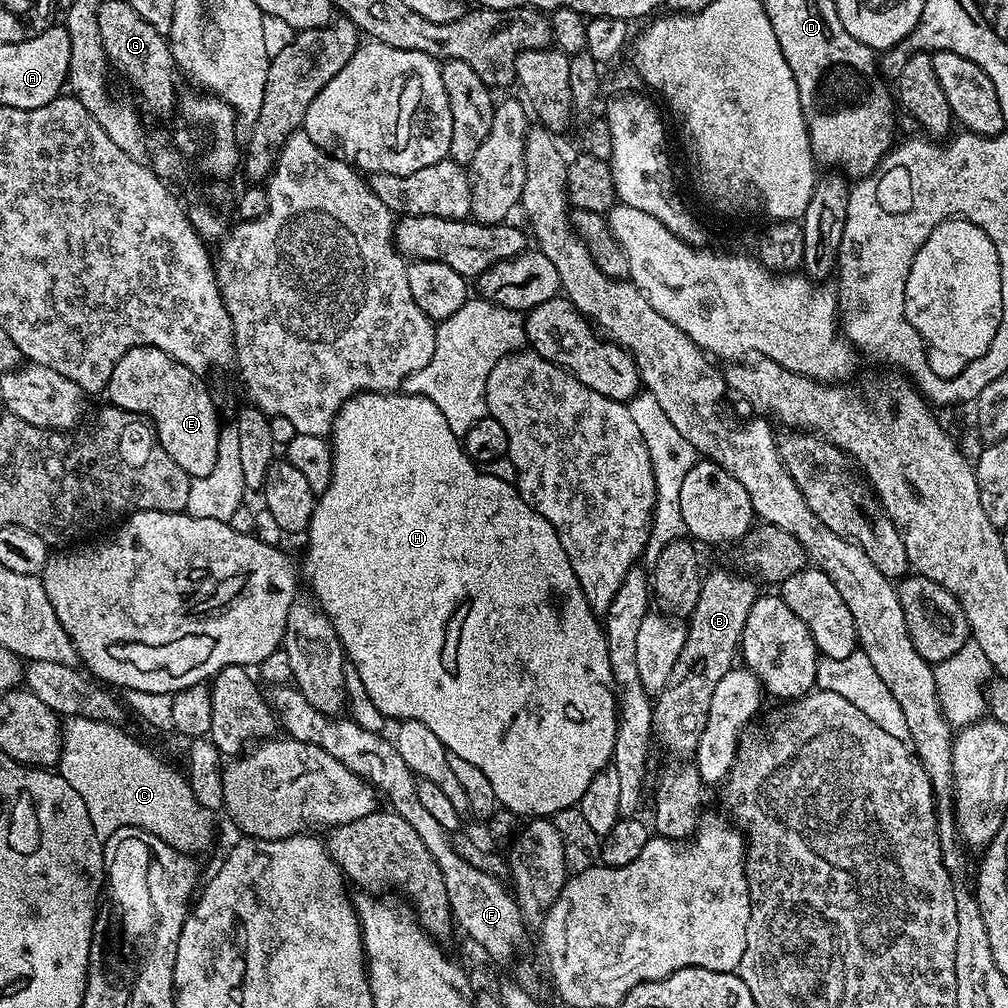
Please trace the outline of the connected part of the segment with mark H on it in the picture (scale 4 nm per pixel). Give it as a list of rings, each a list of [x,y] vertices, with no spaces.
[[[400,390],[395,392],[360,392],[356,396],[351,396],[340,407],[330,433],[330,479],[327,481],[326,487],[328,489],[324,493],[322,491],[319,493],[316,509],[311,522],[308,524],[306,533],[308,553],[304,556],[304,572],[308,575],[309,582],[312,583],[313,593],[311,592],[311,595],[320,605],[320,609],[332,619],[336,637],[343,644],[347,659],[351,663],[352,660],[356,663],[353,664],[354,670],[362,678],[362,684],[366,686],[366,692],[370,694],[370,700],[378,706],[380,713],[386,718],[392,719],[393,716],[393,721],[396,722],[417,720],[430,726],[430,730],[434,730],[434,734],[438,734],[438,738],[449,752],[458,754],[458,758],[466,758],[466,762],[474,762],[474,766],[478,766],[482,770],[482,774],[486,774],[486,778],[490,778],[490,786],[494,786],[497,805],[509,810],[517,817],[551,818],[558,810],[579,805],[591,780],[610,764],[612,758],[618,715],[616,707],[617,684],[610,668],[610,654],[606,644],[604,625],[598,619],[597,613],[593,612],[592,607],[588,605],[586,593],[582,590],[582,586],[574,574],[574,566],[570,566],[570,558],[566,558],[566,550],[562,550],[562,542],[558,538],[554,526],[550,526],[550,522],[546,522],[546,518],[542,518],[542,514],[538,514],[521,498],[520,490],[515,483],[508,483],[502,478],[496,478],[493,474],[484,472],[481,465],[477,464],[475,460],[471,460],[467,450],[464,449],[461,437],[456,436],[454,430],[450,430],[450,422],[446,422],[446,414],[442,414],[442,410],[438,410],[438,406],[430,398],[419,396],[414,392]]]

